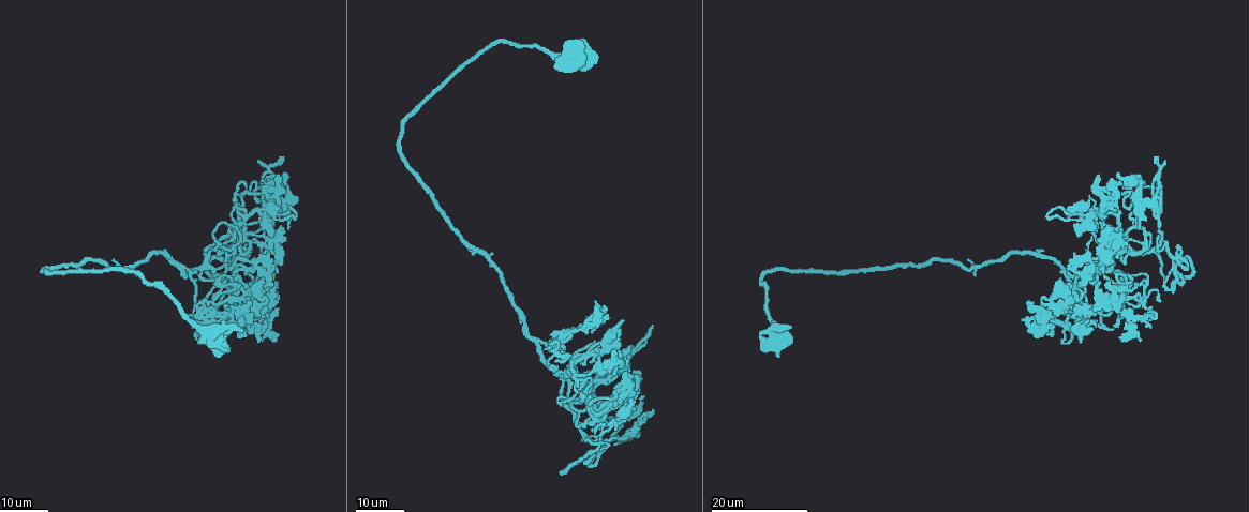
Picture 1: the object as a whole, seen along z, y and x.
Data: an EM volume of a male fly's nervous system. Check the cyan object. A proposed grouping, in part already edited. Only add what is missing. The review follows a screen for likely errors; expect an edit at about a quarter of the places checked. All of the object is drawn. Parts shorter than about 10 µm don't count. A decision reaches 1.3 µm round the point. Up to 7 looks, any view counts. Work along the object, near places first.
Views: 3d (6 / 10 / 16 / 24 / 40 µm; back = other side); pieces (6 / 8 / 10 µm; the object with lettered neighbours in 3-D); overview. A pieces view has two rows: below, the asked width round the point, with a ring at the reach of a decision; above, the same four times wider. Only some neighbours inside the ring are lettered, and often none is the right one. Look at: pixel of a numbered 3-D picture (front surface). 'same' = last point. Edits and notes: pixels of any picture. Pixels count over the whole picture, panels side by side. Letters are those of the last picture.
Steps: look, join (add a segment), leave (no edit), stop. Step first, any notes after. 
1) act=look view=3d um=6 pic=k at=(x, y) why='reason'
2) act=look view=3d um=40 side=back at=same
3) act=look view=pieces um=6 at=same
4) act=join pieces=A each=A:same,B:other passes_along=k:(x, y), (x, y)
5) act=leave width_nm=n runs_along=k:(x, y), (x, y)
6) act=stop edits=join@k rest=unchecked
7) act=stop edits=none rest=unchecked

act=look view=3d um=16 pic=1 at=(613, 445)

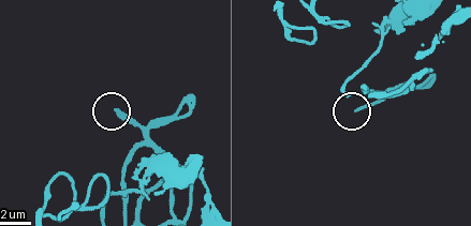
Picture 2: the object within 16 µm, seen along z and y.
act=look view=pieces um=8 pic=2 at=(357, 108)

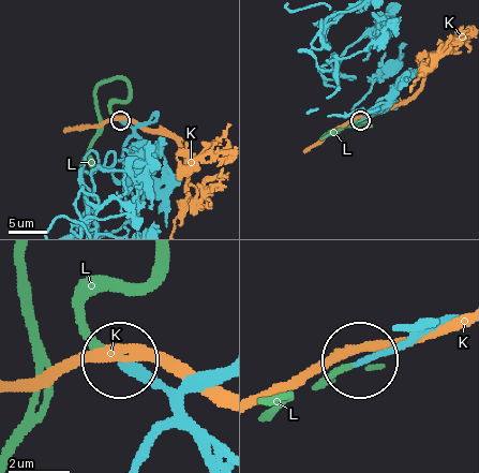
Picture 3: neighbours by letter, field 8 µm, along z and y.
act=join pieces=L each=K:other,L:same passes_along=3:(410, 329), (390, 350), (324, 383) found='it goes on there'

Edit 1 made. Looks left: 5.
act=look view=overview

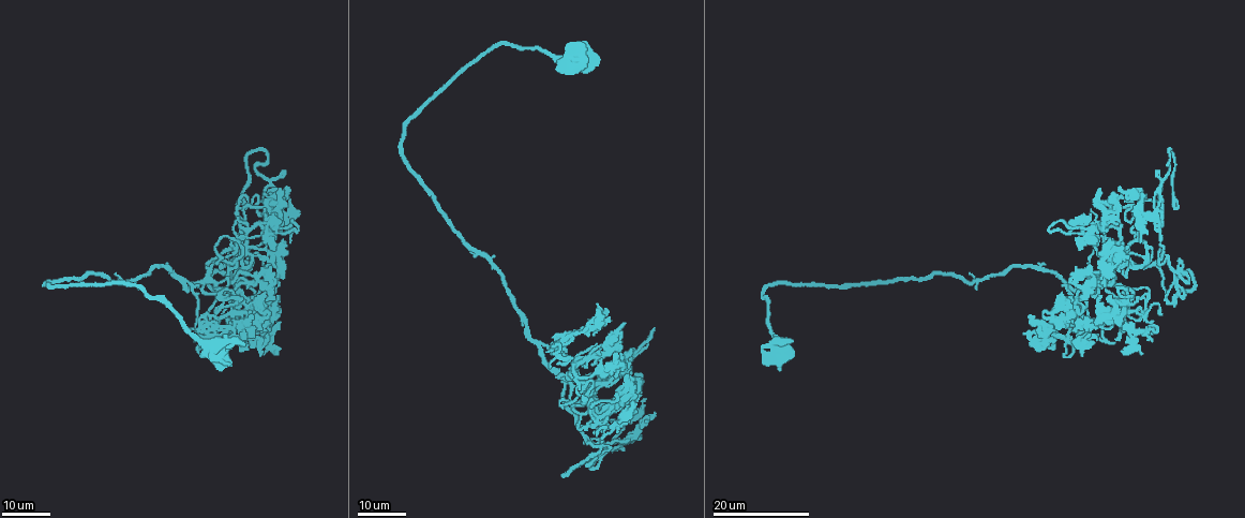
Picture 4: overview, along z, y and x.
act=look view=3d um=16 pic=4 at=(1178, 207) why='branch stops here'

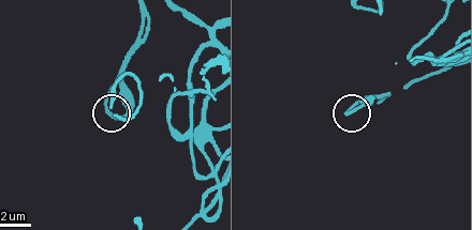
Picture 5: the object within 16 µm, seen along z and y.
act=look view=pieces um=6 pic=5 at=(354, 111) why='see the neighbours'

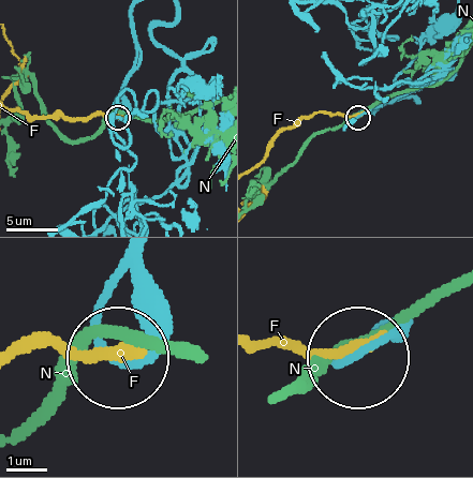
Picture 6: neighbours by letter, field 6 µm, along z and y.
act=leave width_nm=190 each=F:other,N:other runs_along=6:(135, 263), (98, 324), (115, 352) found='no lettered segment goes on from it'

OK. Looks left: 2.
act=look view=3d um=16 pic=4 at=(1161, 314) why='branch stops here'

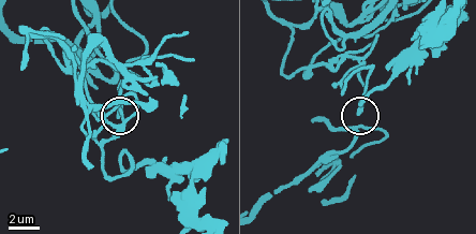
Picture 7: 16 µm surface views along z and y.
act=look view=pieces um=8 pic=7 at=(358, 114) why='what lies round it'

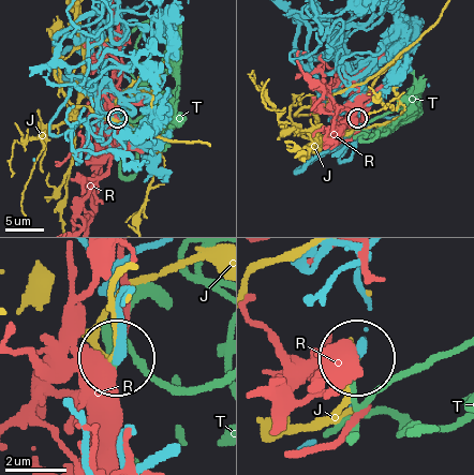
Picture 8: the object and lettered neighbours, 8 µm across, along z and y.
act=join pieces=T width_nm=330 each=J:other,R:other,T:same found='the neuron continues'

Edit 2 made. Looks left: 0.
act=stop edits=join@3,join@8 rest=unchecked

